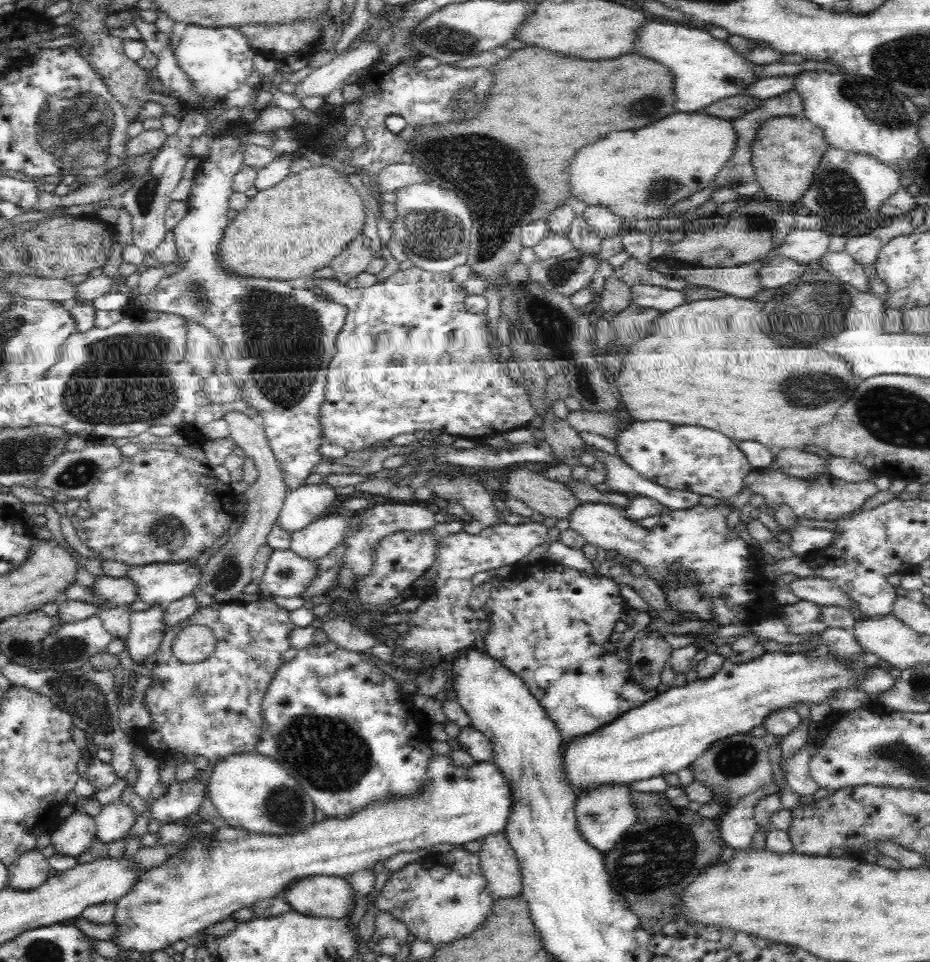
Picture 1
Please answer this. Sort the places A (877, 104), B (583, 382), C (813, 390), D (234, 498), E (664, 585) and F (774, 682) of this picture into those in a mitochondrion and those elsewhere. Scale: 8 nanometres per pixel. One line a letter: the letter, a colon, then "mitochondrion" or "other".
A: mitochondrion
B: mitochondrion
C: mitochondrion
D: other
E: other
F: other

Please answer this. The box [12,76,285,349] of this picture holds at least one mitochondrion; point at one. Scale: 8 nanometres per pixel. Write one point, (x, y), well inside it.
(77, 126)

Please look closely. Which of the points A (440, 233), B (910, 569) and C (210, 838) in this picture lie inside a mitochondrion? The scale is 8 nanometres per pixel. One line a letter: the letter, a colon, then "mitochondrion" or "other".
A: mitochondrion
B: other
C: other

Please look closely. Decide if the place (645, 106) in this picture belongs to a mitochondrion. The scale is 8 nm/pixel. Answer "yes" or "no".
yes

